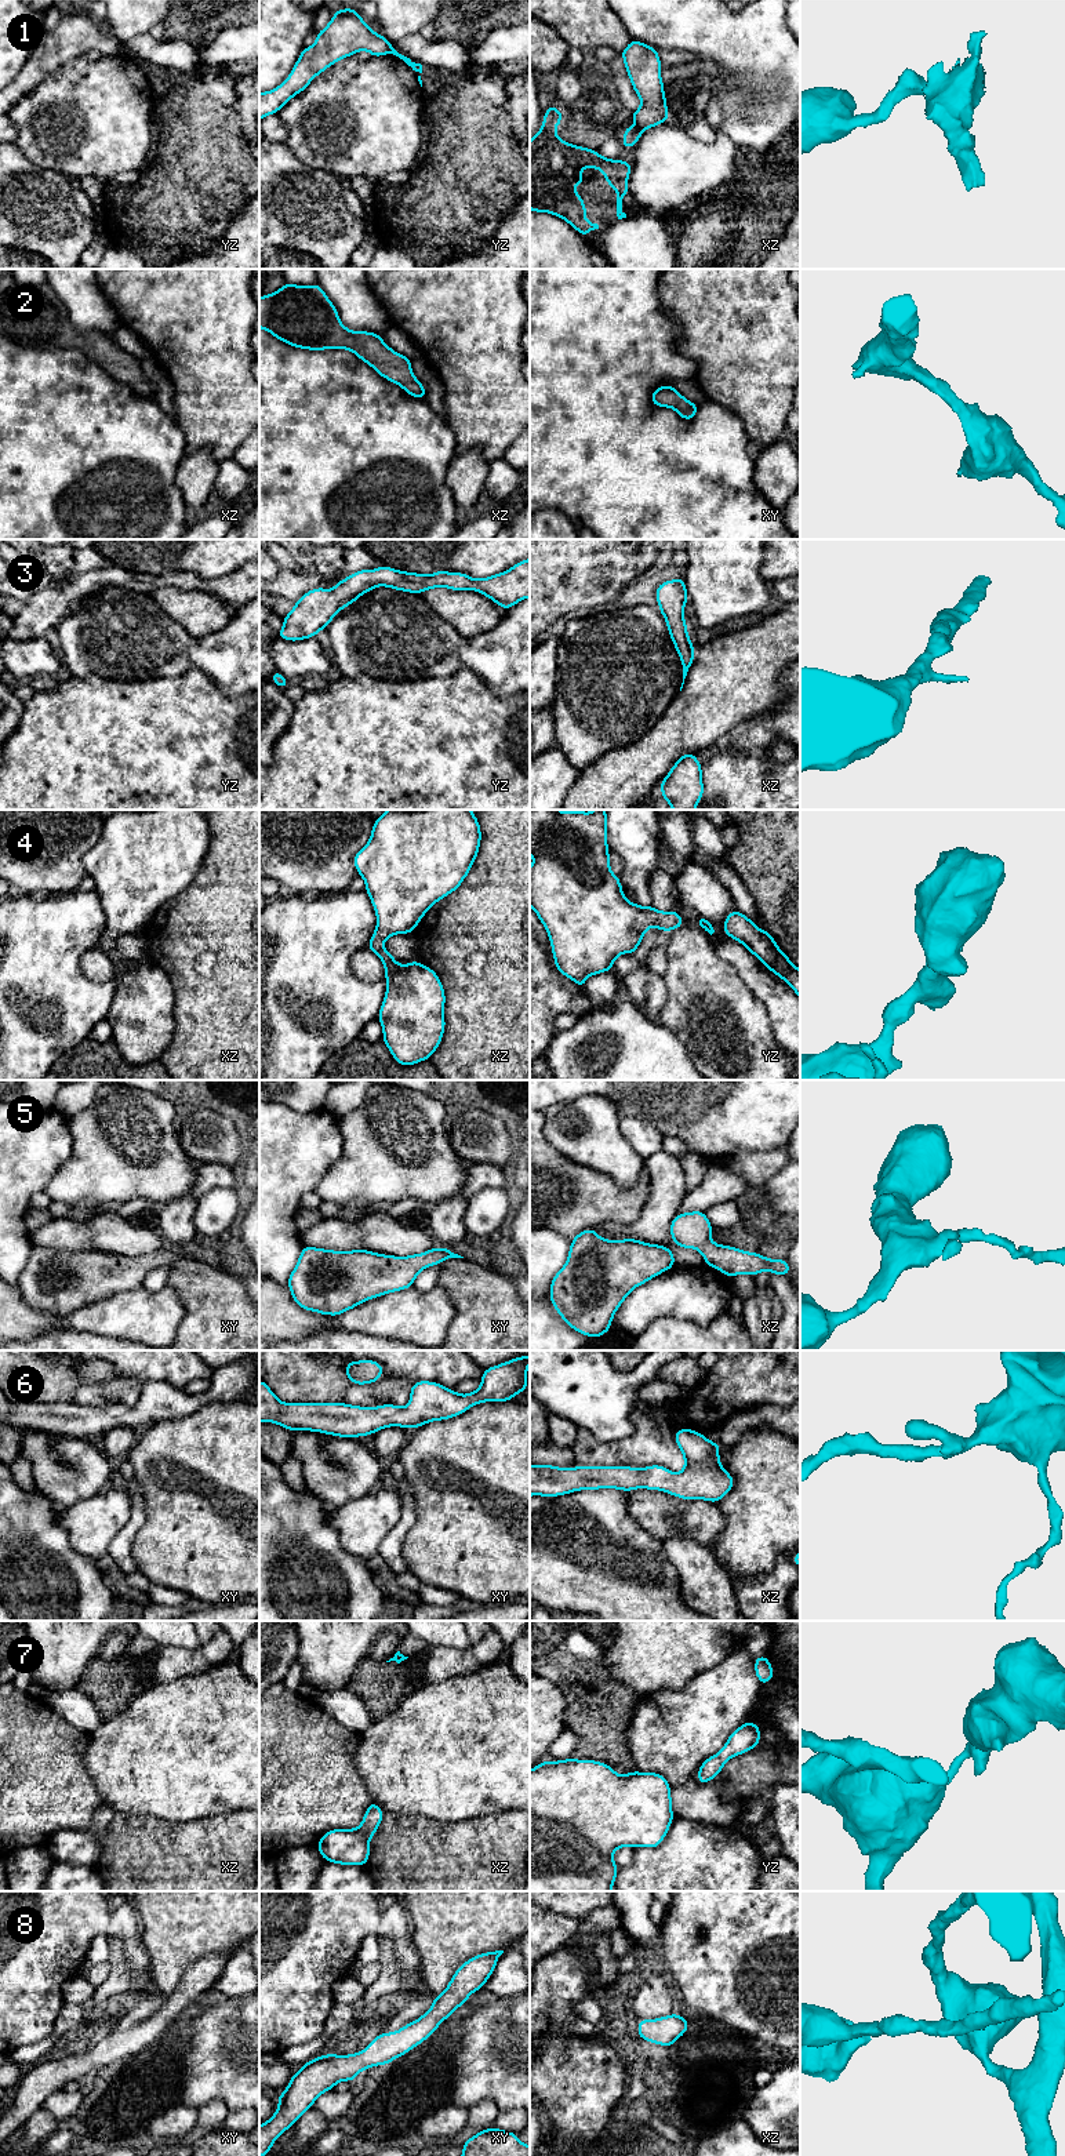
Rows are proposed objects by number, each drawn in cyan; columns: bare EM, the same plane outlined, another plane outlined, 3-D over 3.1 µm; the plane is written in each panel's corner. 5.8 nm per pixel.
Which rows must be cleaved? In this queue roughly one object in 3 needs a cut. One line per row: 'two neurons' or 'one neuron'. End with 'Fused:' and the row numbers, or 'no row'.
1: two neurons
2: one neuron
3: one neuron
4: one neuron
5: one neuron
6: one neuron
7: one neuron
8: one neuron
Fused: 1

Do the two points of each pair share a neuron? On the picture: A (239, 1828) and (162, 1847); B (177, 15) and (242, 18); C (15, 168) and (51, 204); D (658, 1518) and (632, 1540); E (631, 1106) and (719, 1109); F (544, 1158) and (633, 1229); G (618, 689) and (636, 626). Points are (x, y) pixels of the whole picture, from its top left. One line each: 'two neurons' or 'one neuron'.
A: one neuron
B: one neuron
C: one neuron
D: two neurons
E: one neuron
F: two neurons
G: one neuron

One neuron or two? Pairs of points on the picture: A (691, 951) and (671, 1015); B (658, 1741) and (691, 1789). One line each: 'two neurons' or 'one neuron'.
A: one neuron
B: two neurons

